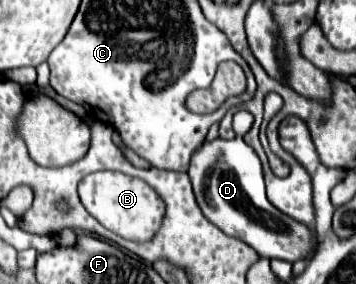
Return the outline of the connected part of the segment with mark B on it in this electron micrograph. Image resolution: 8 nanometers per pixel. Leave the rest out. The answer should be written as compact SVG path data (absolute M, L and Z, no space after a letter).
M103 170L103 172L93 172L85 176L85 180L81 180L79 184L79 198L83 206L89 210L89 214L95 216L105 228L133 242L151 240L161 228L161 222L165 216L163 198L143 180L127 176L123 172Z

